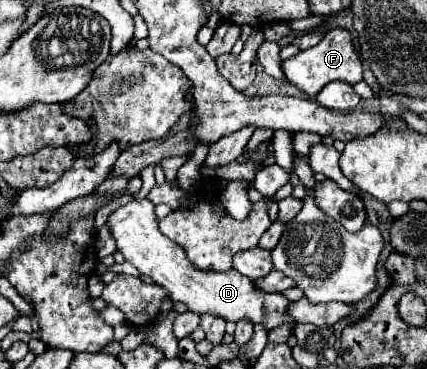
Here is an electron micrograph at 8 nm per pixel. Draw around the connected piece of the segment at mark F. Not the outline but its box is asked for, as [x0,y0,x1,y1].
[283,26,363,98]

